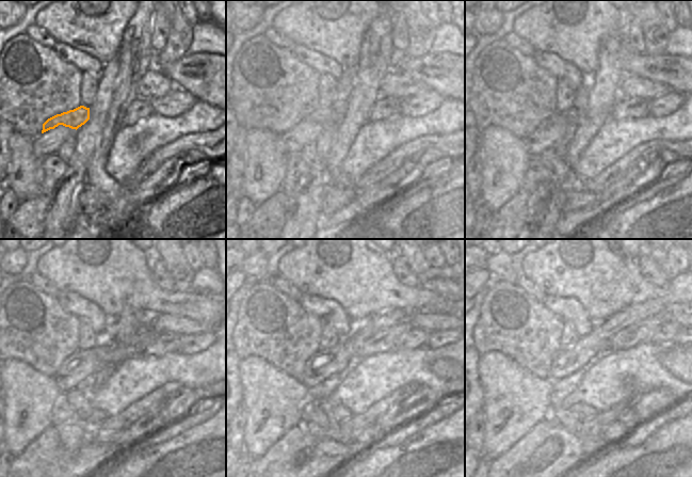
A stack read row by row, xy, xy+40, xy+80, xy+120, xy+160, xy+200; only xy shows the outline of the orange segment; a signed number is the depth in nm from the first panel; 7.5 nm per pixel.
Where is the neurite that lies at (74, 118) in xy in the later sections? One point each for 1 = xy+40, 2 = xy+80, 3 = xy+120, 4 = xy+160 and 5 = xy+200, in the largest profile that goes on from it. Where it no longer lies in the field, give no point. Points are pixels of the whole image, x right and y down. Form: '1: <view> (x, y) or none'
1: xy+40 (325, 116)
2: xy+80 (574, 116)
3: xy+120 (111, 353)
4: xy+160 (387, 339)
5: xy+200 (638, 333)

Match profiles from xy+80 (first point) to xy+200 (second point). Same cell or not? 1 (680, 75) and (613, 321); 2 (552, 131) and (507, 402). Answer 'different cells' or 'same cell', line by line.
1: different cells
2: different cells

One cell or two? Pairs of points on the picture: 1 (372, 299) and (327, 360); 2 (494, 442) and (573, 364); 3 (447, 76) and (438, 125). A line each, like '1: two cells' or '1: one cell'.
1: two cells
2: two cells
3: two cells

